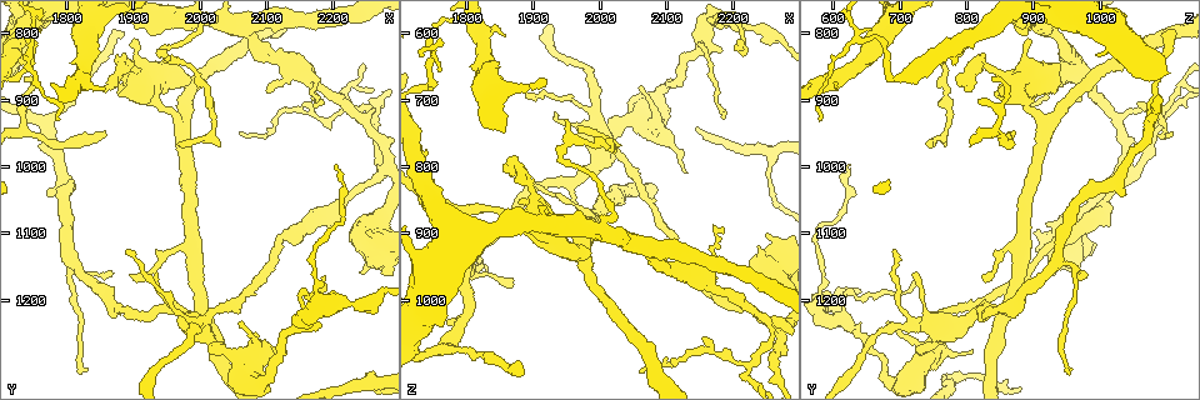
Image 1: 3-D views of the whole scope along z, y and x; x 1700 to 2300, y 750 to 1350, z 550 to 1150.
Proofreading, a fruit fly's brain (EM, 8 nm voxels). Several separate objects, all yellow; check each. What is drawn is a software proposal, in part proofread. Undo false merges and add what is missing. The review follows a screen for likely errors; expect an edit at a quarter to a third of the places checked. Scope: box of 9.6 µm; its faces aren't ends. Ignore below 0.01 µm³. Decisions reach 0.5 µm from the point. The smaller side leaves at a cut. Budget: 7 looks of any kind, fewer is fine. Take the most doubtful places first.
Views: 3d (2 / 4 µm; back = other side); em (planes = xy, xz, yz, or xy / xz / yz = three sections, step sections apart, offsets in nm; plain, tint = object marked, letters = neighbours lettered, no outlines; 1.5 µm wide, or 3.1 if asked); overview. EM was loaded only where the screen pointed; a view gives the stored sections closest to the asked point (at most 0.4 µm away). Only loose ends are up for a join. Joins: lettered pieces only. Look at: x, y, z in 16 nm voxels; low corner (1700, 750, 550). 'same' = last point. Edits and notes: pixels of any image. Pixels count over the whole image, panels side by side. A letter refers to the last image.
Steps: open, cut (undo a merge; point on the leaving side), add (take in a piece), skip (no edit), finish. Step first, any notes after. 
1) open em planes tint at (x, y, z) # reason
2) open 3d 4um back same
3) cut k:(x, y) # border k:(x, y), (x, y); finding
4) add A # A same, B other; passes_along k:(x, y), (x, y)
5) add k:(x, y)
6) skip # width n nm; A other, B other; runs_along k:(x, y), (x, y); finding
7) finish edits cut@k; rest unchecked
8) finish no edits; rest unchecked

open em planes plain at (2185, 1165, 730) # end of a long branch

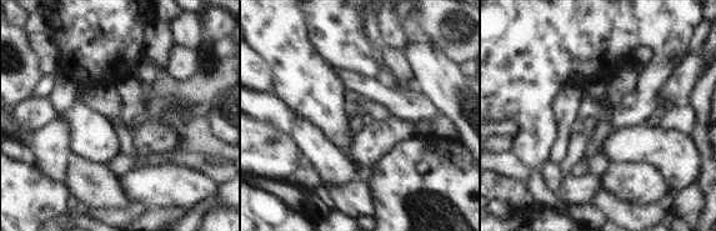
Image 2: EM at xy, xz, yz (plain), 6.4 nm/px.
open em planes letters same # see the neighbours

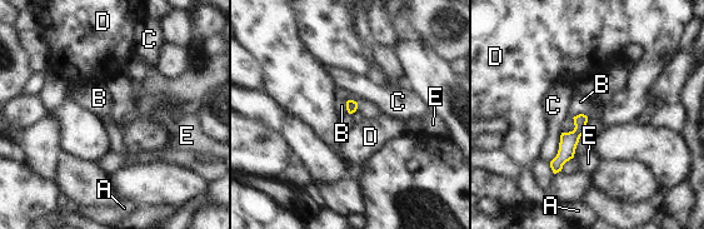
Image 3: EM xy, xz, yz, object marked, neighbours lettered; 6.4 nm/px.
skip # A other, B other, C other, D other, E other; runs_along 3:(583, 118), (555, 169); none of them fits

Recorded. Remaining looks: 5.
open 3d 2um at (1805, 1135, 935) # sharp bend

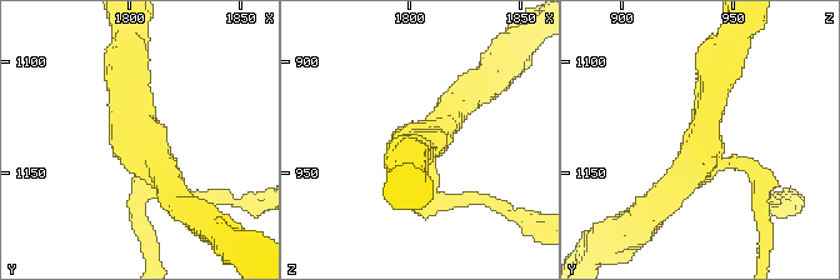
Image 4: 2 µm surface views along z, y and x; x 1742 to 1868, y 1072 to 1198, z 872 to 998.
open em planes plain at (1807, 1139, 937) # arms 4; need the tissue

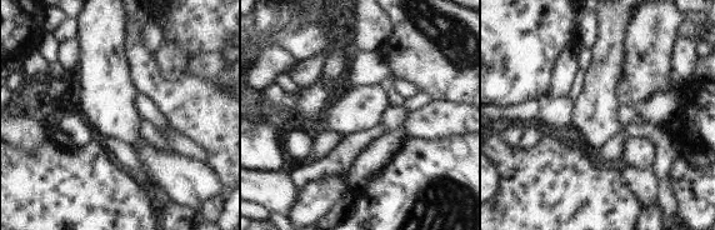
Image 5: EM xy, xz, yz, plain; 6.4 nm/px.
open em planes letters same # what lies round it

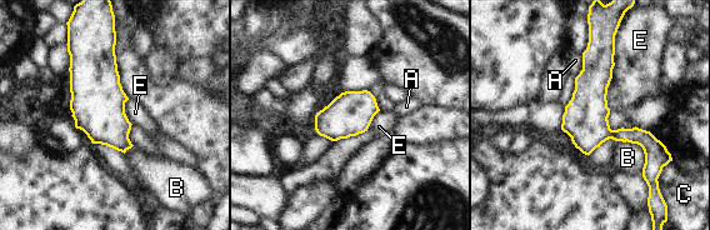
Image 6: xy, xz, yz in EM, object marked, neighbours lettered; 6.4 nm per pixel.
skip # A other, B other, C other, E other; border 6:(615, 35), (609, 110); one neuron here

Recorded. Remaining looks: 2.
open 3d 4um at (2135, 1245, 630) # thick turns thin

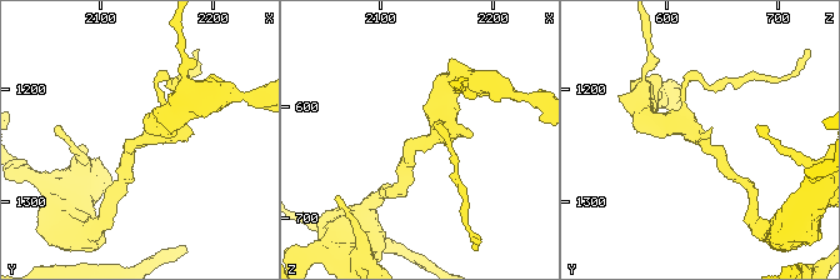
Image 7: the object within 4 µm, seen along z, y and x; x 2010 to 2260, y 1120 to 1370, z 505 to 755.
open em planes letters at (2136, 1248, 634) # now the EM

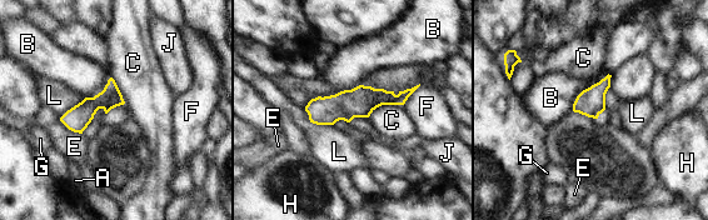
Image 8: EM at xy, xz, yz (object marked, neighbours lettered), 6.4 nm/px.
skip # A other, B other, C other, E other, F other, G other, H other, J other, L other; runs_along 8:(407, 93), (400, 98), (309, 109); all the same neuron

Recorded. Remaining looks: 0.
finish no edits; rest unchecked

